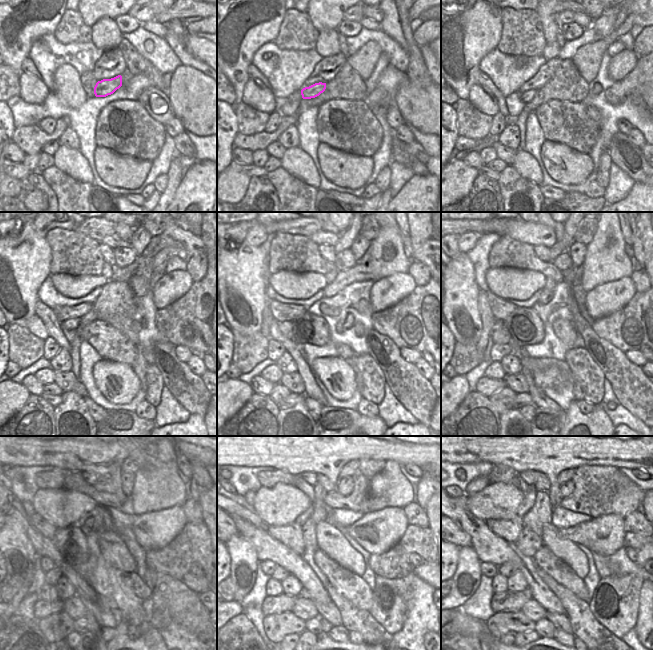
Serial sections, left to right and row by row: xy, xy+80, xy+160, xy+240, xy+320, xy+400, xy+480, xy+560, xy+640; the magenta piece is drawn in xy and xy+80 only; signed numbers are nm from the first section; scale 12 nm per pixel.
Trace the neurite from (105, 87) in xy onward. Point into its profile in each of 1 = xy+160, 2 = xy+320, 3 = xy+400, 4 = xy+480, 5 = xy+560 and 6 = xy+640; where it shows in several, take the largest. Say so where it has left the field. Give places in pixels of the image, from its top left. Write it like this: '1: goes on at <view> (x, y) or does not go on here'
1: goes on at xy+160 (527, 96)
2: goes on at xy+320 (286, 328)
3: goes on at xy+400 (500, 334)
4: goes on at xy+480 (47, 562)
5: goes on at xy+560 (268, 567)
6: goes on at xy+640 (488, 569)

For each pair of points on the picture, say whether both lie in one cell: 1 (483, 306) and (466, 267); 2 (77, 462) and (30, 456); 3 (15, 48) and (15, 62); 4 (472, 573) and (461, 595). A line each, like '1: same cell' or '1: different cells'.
1: different cells
2: same cell
3: same cell
4: same cell

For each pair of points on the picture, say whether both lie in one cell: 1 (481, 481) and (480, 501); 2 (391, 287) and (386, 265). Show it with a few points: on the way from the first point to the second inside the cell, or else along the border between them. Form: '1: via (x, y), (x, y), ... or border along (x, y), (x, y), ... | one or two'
1: border along (489, 483), (468, 497) | two
2: border along (408, 272), (392, 273), (374, 281) | two

